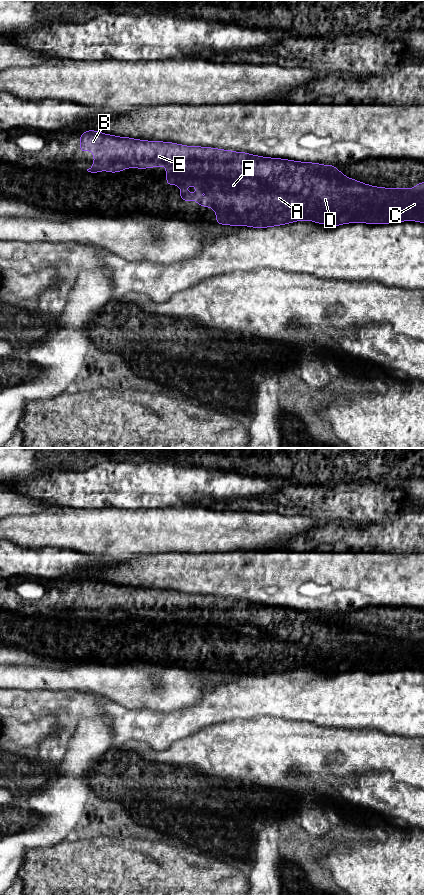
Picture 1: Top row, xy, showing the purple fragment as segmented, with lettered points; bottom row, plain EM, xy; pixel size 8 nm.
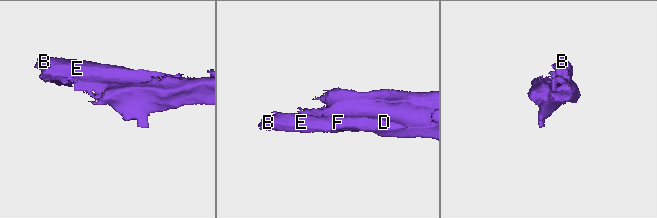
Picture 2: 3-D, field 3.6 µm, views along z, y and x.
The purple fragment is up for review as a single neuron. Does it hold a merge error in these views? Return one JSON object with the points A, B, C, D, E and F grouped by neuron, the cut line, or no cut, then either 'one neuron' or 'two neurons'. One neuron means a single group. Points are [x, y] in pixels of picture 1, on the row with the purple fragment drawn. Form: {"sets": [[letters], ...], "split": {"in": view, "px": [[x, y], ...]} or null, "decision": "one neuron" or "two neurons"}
{"sets": [["A", "B", "C", "D", "E", "F"]], "split": null, "decision": "one neuron"}

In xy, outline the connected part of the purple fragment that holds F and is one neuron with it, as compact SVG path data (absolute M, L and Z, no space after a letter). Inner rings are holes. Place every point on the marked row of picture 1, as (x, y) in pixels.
M86 130L80 134L80 152L92 150L94 164L88 172L108 171L117 173L127 168L146 169L166 166L166 185L180 186L181 201L195 201L197 205L211 207L216 213L216 224L267 228L296 221L313 221L337 227L348 223L389 224L403 221L424 223L424 185L422 181L416 188L375 187L346 177L335 165L300 162L288 159L262 157L246 152L234 152L218 148L186 146L173 142L147 141L129 137L104 134ZM187 185L195 185L196 193L188 193Z

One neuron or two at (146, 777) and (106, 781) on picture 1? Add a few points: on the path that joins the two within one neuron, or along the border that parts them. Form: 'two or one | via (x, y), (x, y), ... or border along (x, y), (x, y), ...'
one | via (136, 778), (116, 778)

